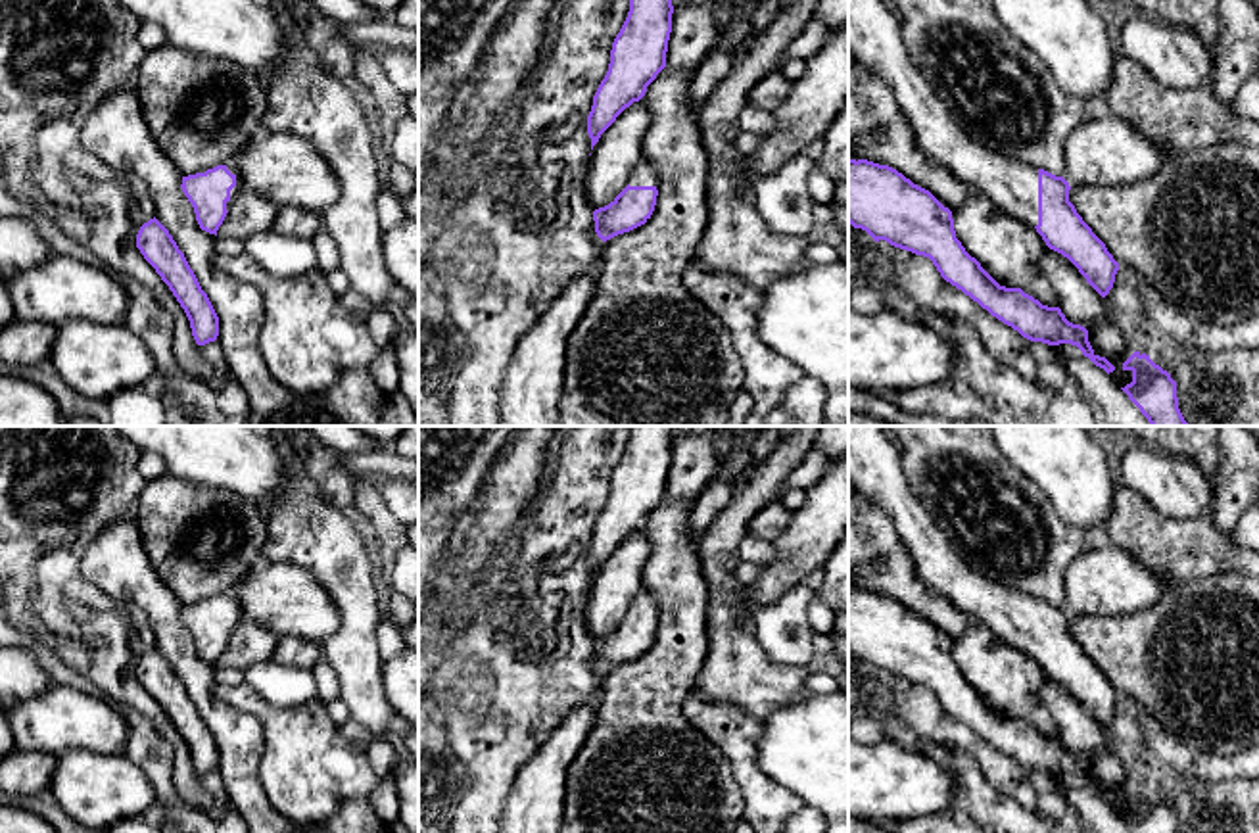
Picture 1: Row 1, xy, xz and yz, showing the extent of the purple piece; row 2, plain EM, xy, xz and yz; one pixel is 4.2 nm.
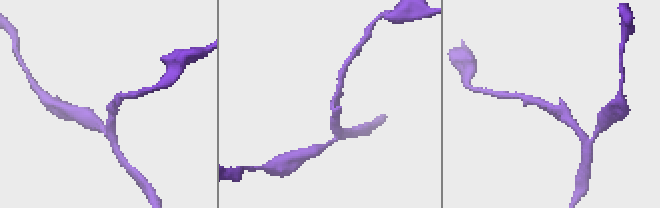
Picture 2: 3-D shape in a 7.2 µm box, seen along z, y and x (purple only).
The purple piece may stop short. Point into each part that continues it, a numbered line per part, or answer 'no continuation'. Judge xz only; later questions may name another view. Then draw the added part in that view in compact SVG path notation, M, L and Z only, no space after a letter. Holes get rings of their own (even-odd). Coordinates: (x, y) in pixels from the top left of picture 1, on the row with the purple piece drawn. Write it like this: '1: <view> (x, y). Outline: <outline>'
1: xz (643, 175). Outline: M643 157L630 175L630 186L656 186L658 175L651 159Z

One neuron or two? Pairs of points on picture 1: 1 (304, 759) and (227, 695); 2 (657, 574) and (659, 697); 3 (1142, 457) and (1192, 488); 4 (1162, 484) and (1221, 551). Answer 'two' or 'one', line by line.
1: one
2: one
3: one
4: two

